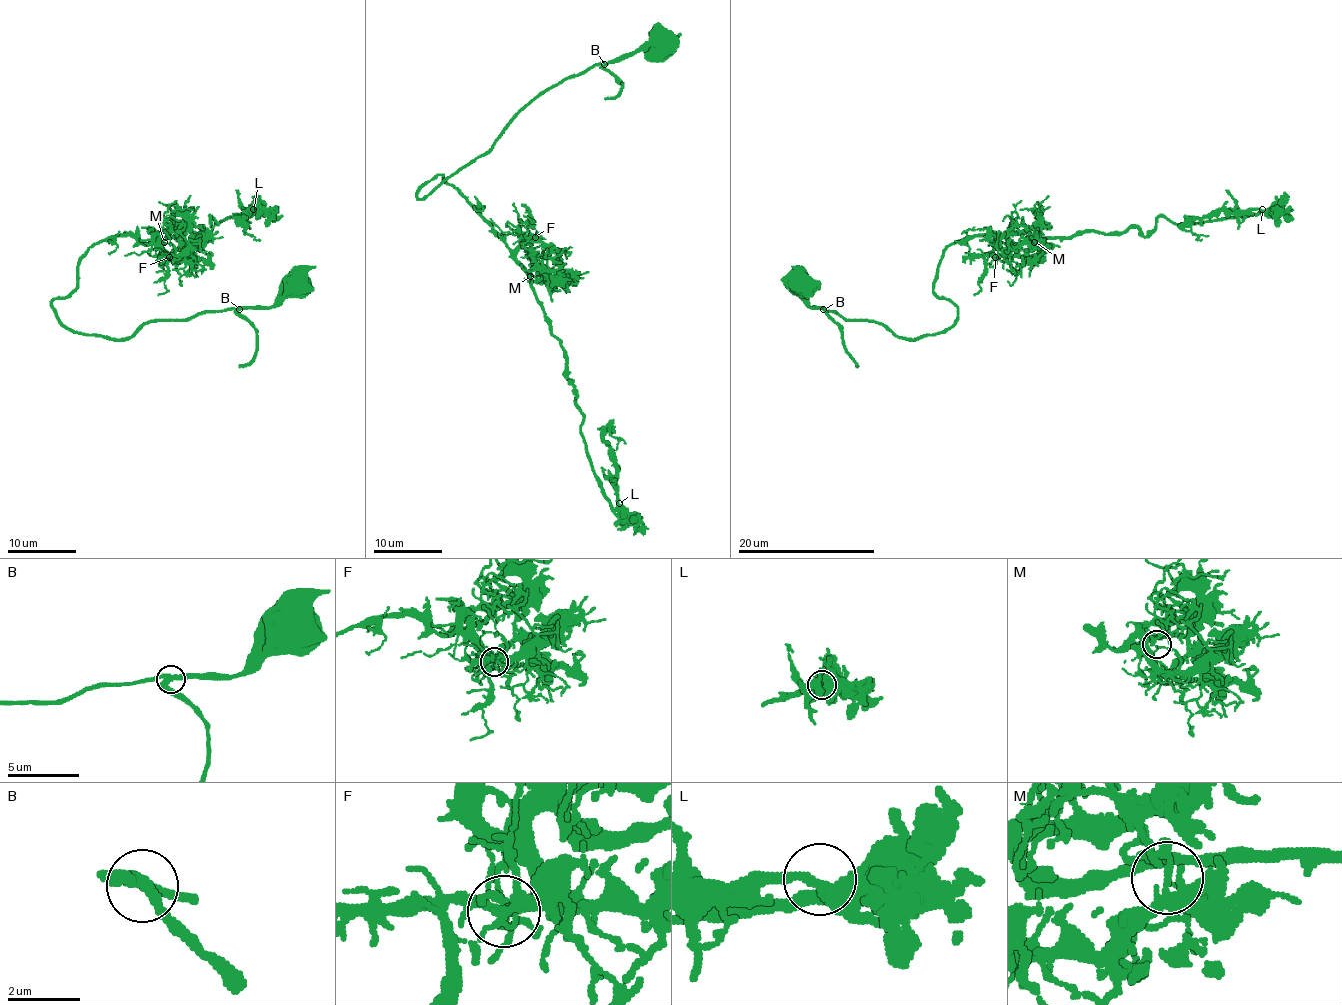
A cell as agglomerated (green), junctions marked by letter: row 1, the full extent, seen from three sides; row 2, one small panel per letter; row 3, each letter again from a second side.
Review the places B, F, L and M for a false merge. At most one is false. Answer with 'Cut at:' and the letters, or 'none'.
Cut at: B

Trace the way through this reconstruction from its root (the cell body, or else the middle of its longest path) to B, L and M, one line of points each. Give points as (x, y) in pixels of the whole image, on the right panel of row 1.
B: (802, 283), (804, 279), (805, 302), (810, 307), (822, 308)
L: (802, 283), (810, 307), (918, 339), (958, 317), (934, 279), (959, 240), (1147, 235), (1159, 216), (1262, 209)
M: (802, 283), (810, 307), (918, 339), (958, 317), (934, 291), (949, 245), (987, 235), (1034, 242)

